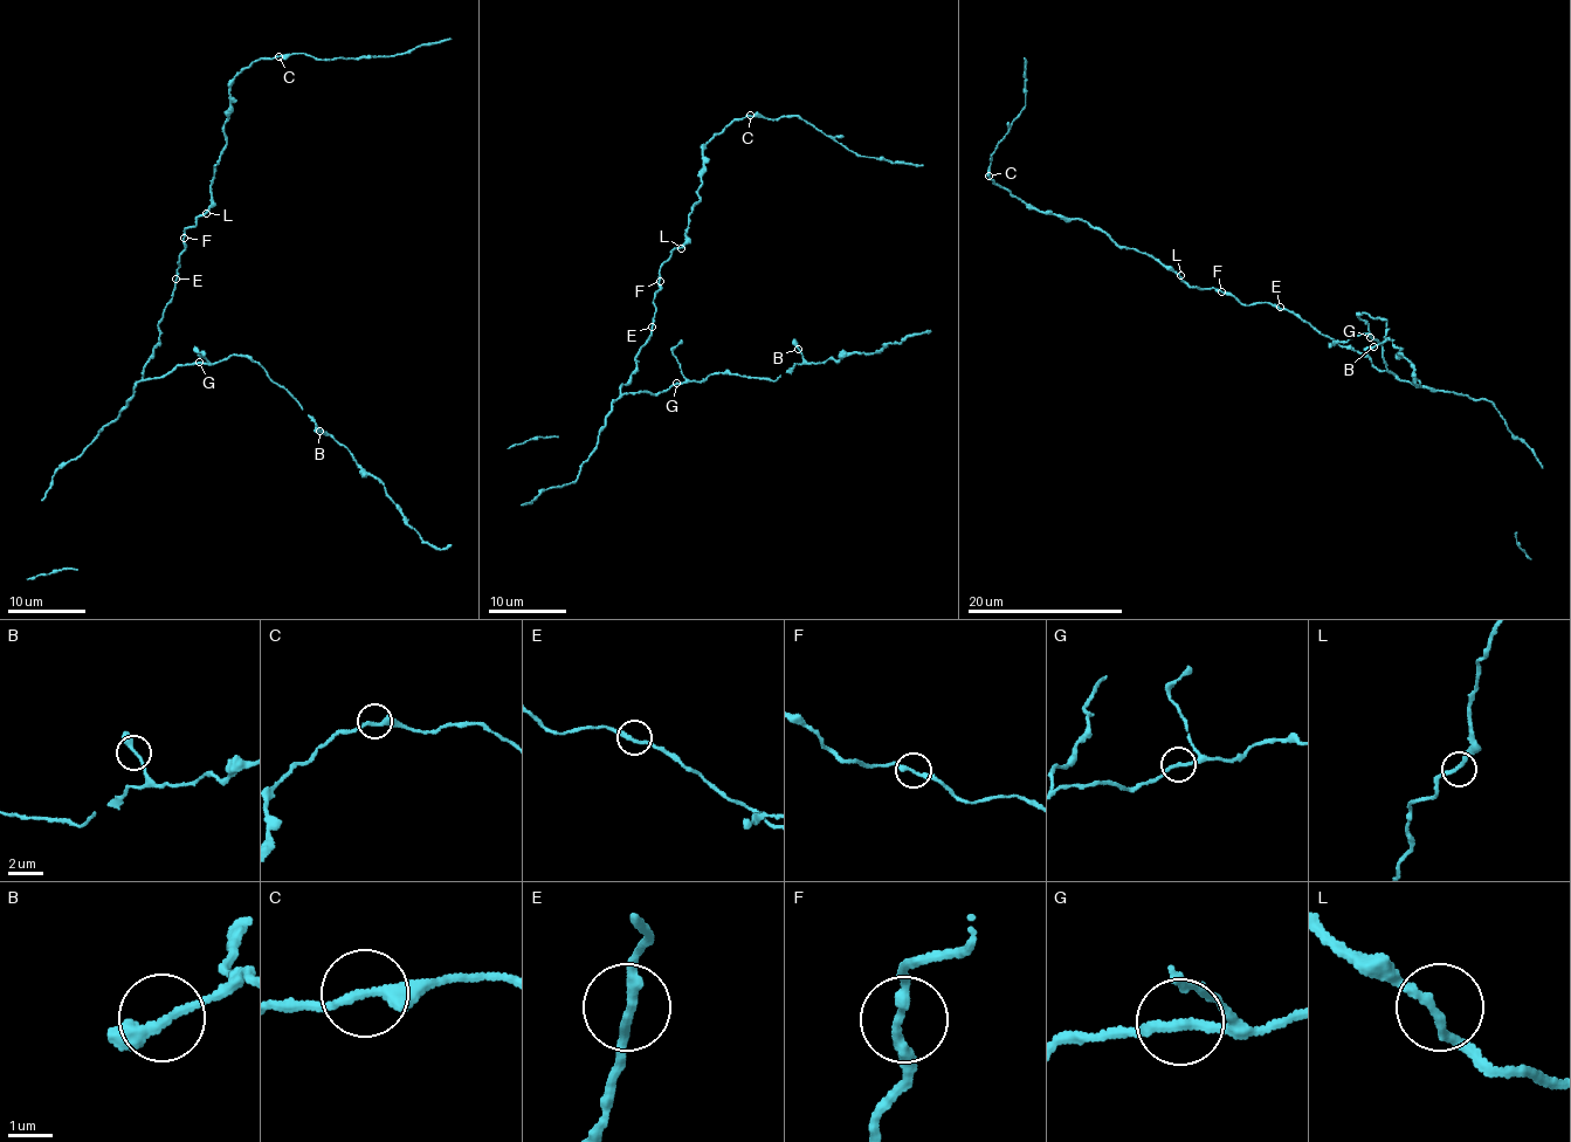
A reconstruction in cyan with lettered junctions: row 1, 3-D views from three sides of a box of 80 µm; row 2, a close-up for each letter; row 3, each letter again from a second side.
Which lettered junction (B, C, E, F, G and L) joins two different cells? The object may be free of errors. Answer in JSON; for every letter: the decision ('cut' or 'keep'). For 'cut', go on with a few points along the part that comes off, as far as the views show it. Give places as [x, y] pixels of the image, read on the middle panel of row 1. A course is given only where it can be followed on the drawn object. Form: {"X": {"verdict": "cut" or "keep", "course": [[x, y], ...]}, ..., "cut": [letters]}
{"B": {"verdict": "keep"}, "C": {"verdict": "keep"}, "E": {"verdict": "keep"}, "F": {"verdict": "keep"}, "G": {"verdict": "keep"}, "L": {"verdict": "keep"}, "cut": []}

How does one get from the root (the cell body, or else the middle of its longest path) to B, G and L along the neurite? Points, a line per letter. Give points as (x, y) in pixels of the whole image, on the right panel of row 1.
B: (1277, 309), (1294, 310), (1387, 371), (1382, 344), (1358, 311), (1386, 322), (1386, 338), (1373, 346)
G: (1277, 309), (1294, 310), (1323, 335), (1364, 352), (1375, 366), (1387, 371), (1382, 344), (1370, 337)
L: (1277, 309), (1260, 302), (1245, 305), (1221, 291), (1189, 286), (1180, 275)

